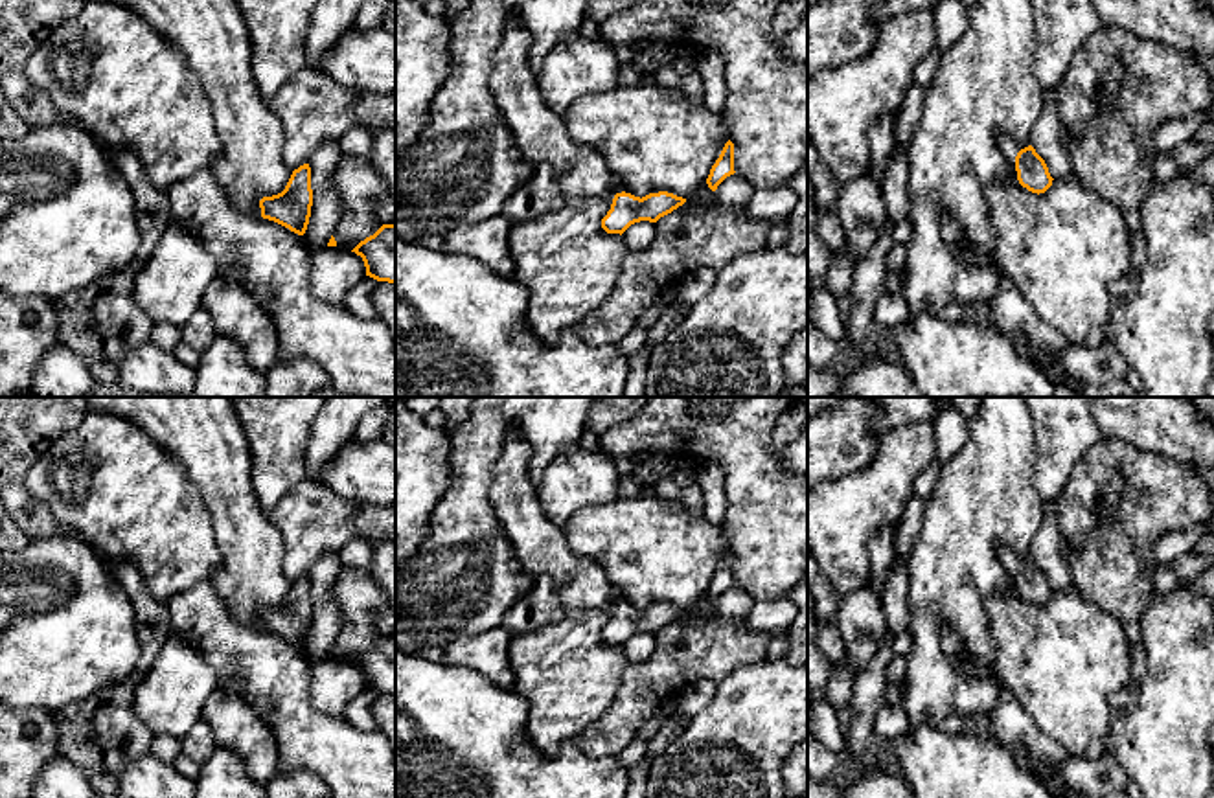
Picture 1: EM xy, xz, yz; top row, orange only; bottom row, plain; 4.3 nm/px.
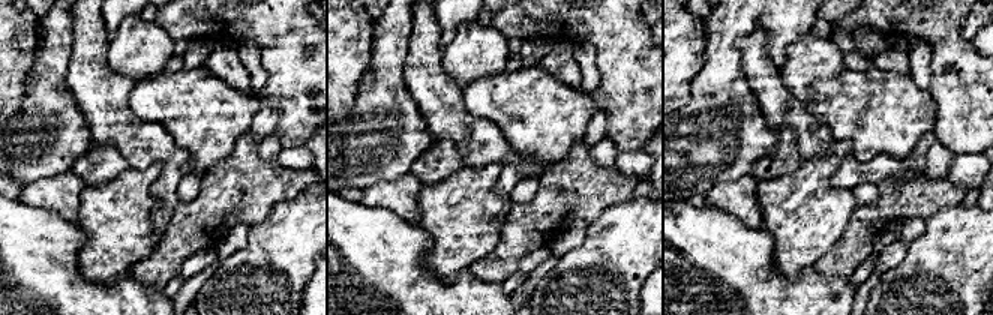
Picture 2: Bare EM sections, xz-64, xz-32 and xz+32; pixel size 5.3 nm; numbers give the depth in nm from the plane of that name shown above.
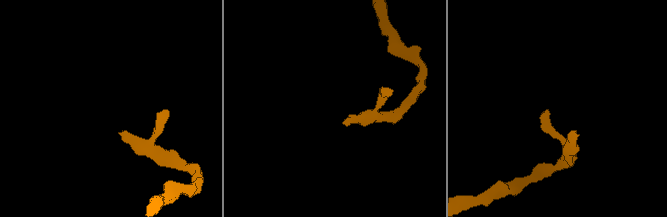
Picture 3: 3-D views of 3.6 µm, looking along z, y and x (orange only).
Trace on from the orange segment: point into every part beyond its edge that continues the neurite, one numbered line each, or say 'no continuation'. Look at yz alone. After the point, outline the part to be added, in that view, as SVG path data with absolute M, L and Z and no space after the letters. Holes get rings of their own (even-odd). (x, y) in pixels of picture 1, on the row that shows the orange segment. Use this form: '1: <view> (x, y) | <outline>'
1: yz (1008, 146) | M1001 136L1001 138L999 138L999 145L1001 145L1001 149L1002 149L1012 160L1015 160L1019 149L1017 149L1017 143L1015 143L1014 138L1010 138L1010 136Z

